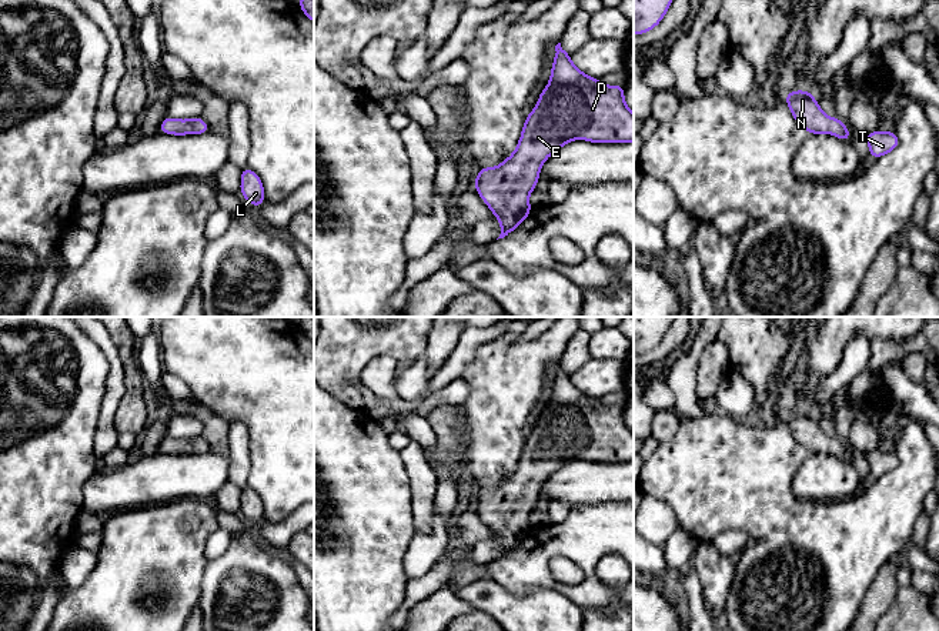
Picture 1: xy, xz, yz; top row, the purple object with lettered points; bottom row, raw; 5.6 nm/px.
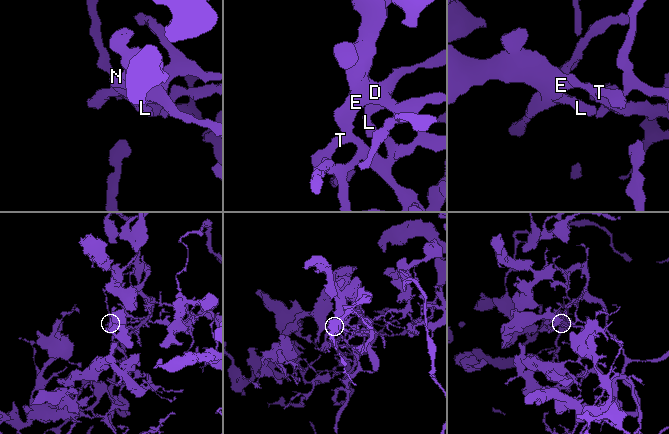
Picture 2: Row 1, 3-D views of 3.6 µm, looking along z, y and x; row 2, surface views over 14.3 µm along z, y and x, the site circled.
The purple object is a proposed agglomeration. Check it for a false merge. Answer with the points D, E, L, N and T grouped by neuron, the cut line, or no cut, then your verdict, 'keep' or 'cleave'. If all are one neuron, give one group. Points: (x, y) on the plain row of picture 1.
groups D E L N T; cut none; keep

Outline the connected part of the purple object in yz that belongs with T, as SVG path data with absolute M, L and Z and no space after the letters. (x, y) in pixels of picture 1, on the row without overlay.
M876 450L869 454L863 454L868 465L869 474L875 478L879 478L899 465L899 458L895 451L880 451Z

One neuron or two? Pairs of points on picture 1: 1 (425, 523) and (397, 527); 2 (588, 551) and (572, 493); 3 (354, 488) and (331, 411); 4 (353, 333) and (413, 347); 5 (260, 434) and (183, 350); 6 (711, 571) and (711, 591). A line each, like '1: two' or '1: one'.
1: two
2: two
3: one
4: one
5: one
6: one

